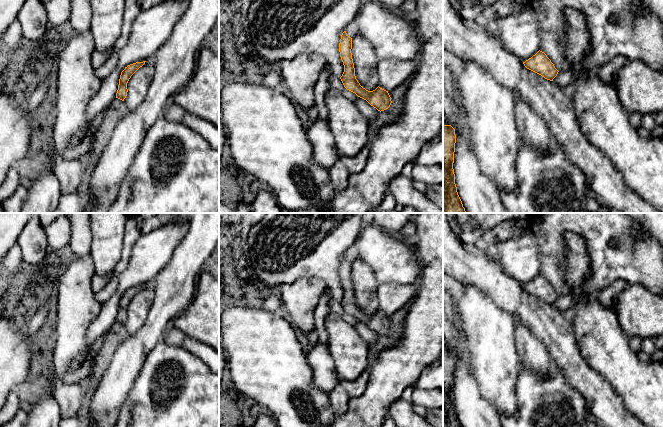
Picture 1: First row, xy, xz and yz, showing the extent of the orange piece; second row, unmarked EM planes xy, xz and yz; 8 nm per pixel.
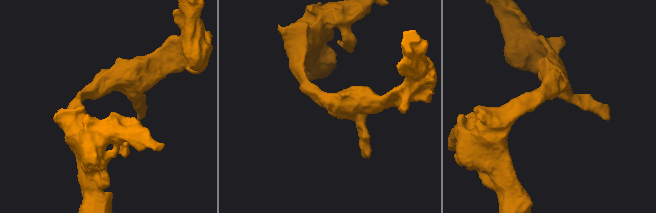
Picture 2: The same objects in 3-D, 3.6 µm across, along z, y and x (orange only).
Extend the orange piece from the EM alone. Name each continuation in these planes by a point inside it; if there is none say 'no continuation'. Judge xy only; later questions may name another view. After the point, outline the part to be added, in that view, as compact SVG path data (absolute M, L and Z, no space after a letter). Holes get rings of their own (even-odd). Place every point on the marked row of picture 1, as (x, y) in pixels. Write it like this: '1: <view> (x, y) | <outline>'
no continuation

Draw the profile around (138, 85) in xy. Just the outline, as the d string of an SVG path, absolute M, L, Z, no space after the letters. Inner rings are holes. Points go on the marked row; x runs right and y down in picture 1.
M152 60L146 61L129 79L127 83L127 96L123 101L125 112L134 111L142 104L148 93L151 81L154 77L154 65Z

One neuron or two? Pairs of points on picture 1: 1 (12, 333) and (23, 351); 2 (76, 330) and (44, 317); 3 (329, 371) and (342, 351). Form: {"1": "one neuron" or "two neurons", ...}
{"1": "one neuron", "2": "two neurons", "3": "two neurons"}

